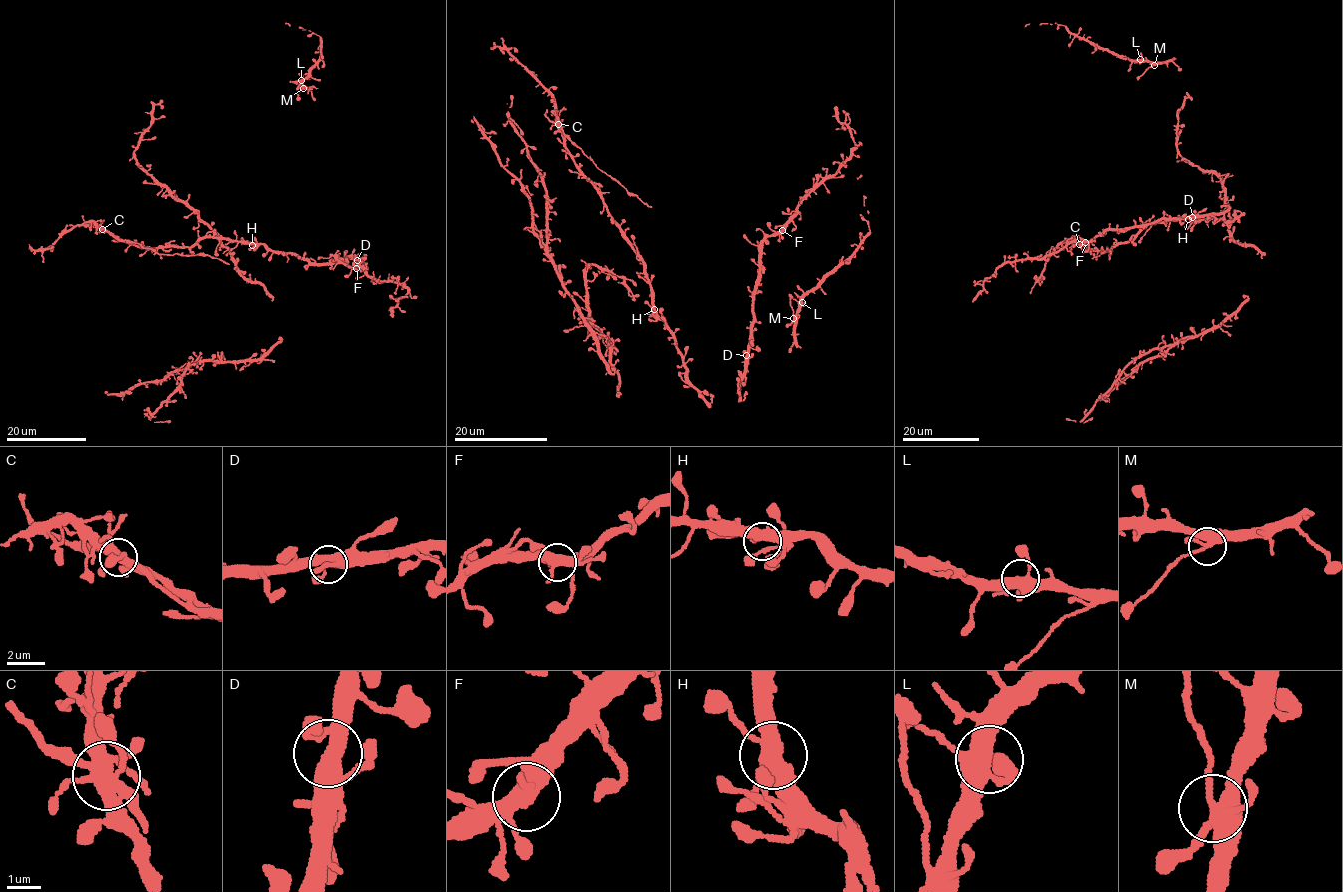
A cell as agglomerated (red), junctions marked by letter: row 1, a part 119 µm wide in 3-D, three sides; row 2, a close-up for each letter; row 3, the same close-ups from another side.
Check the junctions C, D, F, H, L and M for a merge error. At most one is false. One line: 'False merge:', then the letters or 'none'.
False merge: none

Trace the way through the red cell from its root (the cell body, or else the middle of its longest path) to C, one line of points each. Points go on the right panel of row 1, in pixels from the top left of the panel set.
C: (1196, 217), (1144, 225), (1133, 239), (1116, 243), (1102, 252), (1079, 244)

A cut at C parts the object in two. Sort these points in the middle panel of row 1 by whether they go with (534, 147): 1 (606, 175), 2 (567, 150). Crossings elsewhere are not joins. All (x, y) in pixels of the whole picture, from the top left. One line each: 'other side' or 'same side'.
1: other side
2: same side

